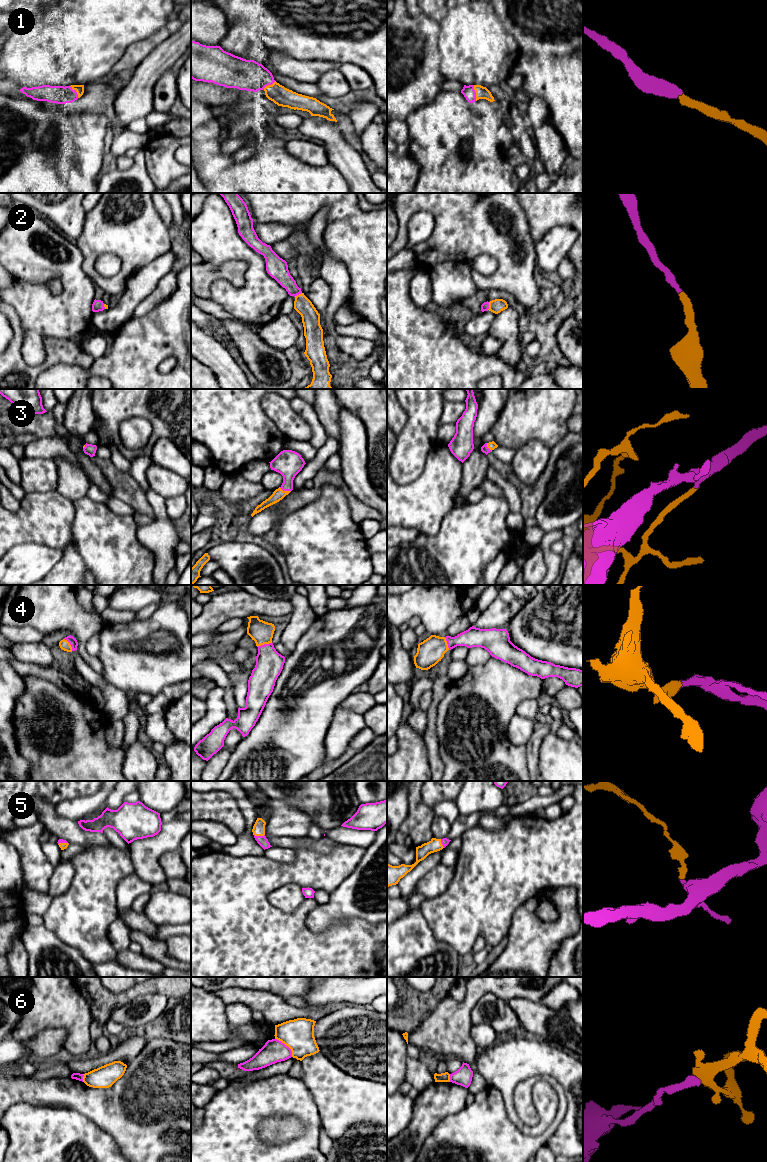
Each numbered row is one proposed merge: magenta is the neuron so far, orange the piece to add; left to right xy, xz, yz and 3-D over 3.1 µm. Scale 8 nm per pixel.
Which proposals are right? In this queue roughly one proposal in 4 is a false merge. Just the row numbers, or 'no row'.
1, 2, 3, 4, 5

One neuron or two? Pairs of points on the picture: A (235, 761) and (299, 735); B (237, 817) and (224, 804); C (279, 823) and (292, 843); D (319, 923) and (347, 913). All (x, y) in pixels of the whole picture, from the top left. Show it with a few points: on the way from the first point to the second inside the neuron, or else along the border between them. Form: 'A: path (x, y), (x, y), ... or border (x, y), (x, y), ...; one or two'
A: path (251, 756), (274, 755), (283, 746); one
B: path (233, 817), (224, 808); one
C: border (266, 835), (294, 838); two
D: path (326, 916), (329, 913), (340, 913); one

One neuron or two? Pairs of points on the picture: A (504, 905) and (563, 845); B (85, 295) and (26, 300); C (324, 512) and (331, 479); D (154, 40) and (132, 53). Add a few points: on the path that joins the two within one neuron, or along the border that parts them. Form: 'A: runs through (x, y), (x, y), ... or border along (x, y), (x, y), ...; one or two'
A: runs through (518, 890), (548, 860); one
B: runs through (70, 300), (41, 300); one
C: border along (348, 500), (339, 488), (324, 486), (311, 501); two
D: runs through (149, 44), (137, 52); one

